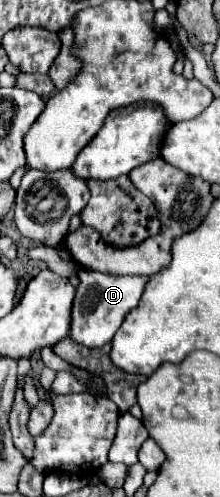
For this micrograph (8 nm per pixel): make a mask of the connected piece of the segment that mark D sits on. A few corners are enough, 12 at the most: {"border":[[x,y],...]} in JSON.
{"border":[[79,265],[69,339],[103,347],[147,277]]}

